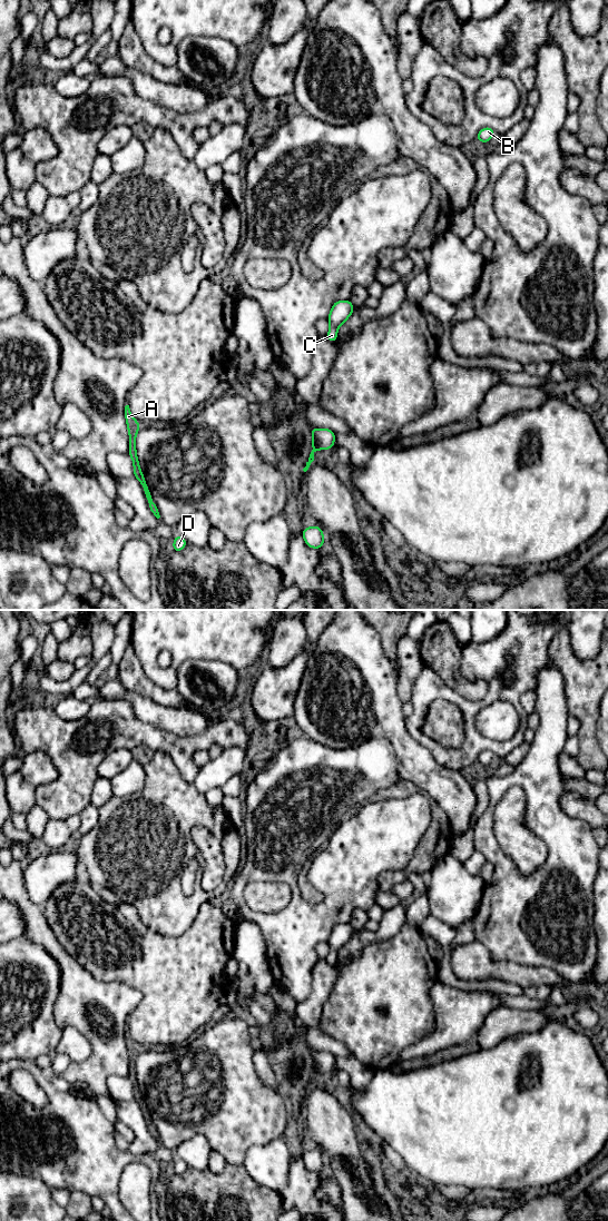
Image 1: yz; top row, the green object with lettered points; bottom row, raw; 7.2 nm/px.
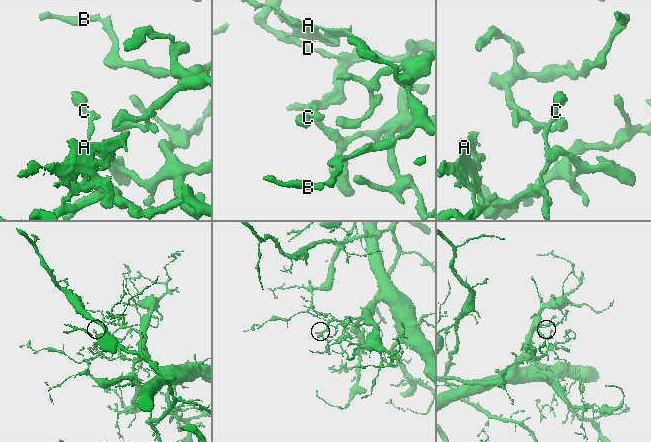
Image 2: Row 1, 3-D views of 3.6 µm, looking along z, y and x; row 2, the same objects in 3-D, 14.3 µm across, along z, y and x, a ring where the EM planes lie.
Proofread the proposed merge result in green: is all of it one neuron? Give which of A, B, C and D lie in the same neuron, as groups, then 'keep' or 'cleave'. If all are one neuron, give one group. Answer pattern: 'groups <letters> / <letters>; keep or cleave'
groups A C D / B; cleave

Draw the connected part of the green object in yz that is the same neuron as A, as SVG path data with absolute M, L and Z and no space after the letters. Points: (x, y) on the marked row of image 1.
M129 405L125 406L125 419L127 422L127 429L128 429L128 433L129 433L129 451L128 454L133 460L133 466L134 466L134 476L140 482L144 492L145 492L145 496L146 500L149 503L149 510L150 512L157 518L159 519L159 512L158 512L158 508L157 505L153 502L153 498L151 498L151 493L149 491L149 488L146 483L146 480L143 475L143 472L140 470L140 465L139 465L139 461L138 461L138 456L137 456L137 451L136 451L136 435L140 429L140 424L135 420L135 417L133 416Z

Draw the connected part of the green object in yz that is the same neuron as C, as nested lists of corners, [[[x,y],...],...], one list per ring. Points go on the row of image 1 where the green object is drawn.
[[[350,299],[337,301],[333,304],[327,317],[330,322],[330,331],[326,337],[330,343],[334,343],[336,341],[339,327],[352,315],[353,309],[354,306]]]

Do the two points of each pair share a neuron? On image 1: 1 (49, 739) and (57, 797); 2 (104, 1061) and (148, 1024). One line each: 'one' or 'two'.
1: one
2: two

